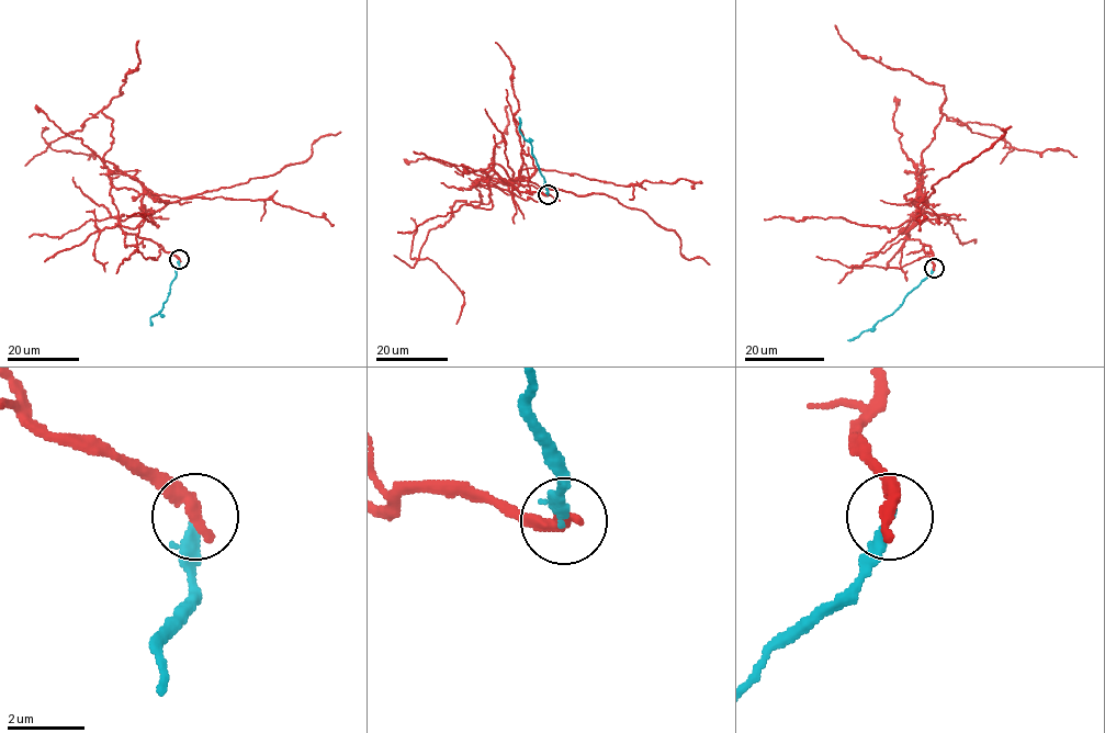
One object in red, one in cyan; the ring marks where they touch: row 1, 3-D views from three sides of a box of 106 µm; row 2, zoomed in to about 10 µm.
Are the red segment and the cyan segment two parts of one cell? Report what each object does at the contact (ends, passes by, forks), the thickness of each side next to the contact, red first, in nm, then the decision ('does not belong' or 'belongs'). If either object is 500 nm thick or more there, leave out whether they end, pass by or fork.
red ends | cyan ends | 400/240 nm | does not belong

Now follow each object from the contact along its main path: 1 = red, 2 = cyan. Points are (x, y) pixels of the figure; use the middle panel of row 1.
1: (548, 194), (491, 170), (472, 184), (481, 203), (457, 201), (431, 229), (418, 259), (461, 292), (457, 324)
2: (548, 194), (531, 144), (519, 131), (518, 116)

